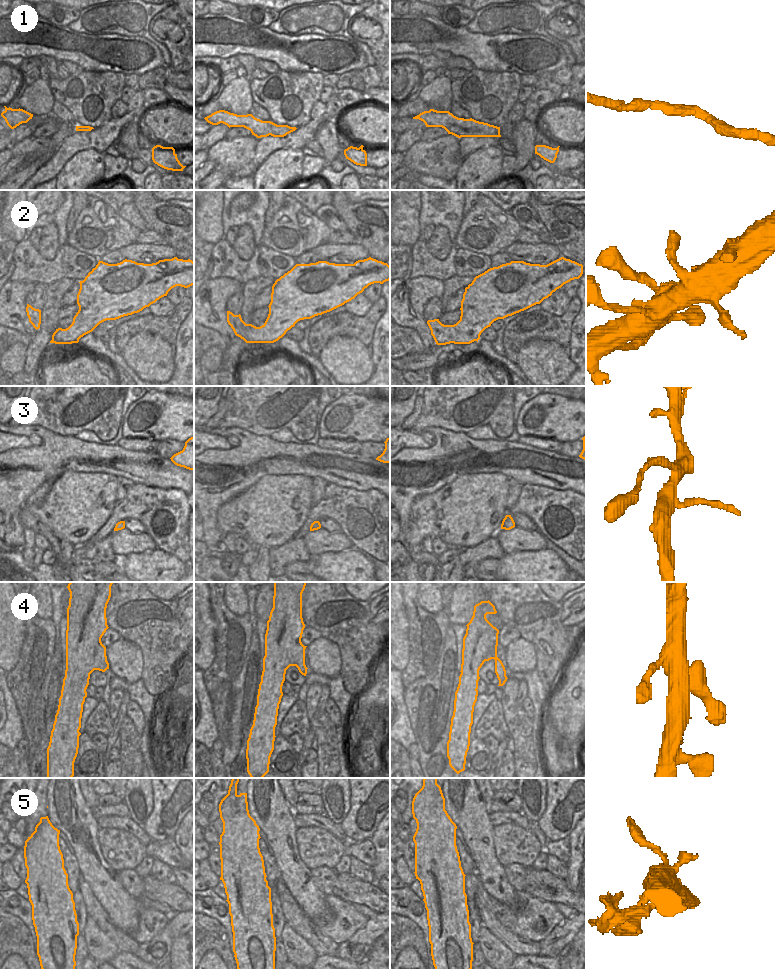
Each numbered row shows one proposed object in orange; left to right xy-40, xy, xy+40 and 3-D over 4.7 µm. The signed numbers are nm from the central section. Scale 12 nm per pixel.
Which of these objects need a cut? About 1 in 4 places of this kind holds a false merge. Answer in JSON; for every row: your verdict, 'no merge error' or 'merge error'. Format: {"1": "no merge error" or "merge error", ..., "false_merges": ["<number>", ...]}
{"1": "no merge error", "2": "no merge error", "3": "no merge error", "4": "no merge error", "5": "merge error", "false_merges": ["5"]}

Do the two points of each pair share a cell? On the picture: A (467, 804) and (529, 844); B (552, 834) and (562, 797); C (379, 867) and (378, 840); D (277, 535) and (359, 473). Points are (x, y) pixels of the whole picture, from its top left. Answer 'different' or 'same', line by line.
A: different
B: same
C: same
D: different

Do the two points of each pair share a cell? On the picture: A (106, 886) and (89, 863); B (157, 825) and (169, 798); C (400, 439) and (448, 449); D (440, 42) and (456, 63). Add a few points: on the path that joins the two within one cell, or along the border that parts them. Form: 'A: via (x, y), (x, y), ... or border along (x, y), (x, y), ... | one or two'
A: via (105, 880), (95, 869) | one
B: via (163, 818), (167, 814), (167, 805) | one
C: border along (430, 446), (427, 448), (406, 449) | two
D: border along (452, 55), (465, 57), (474, 64) | two

